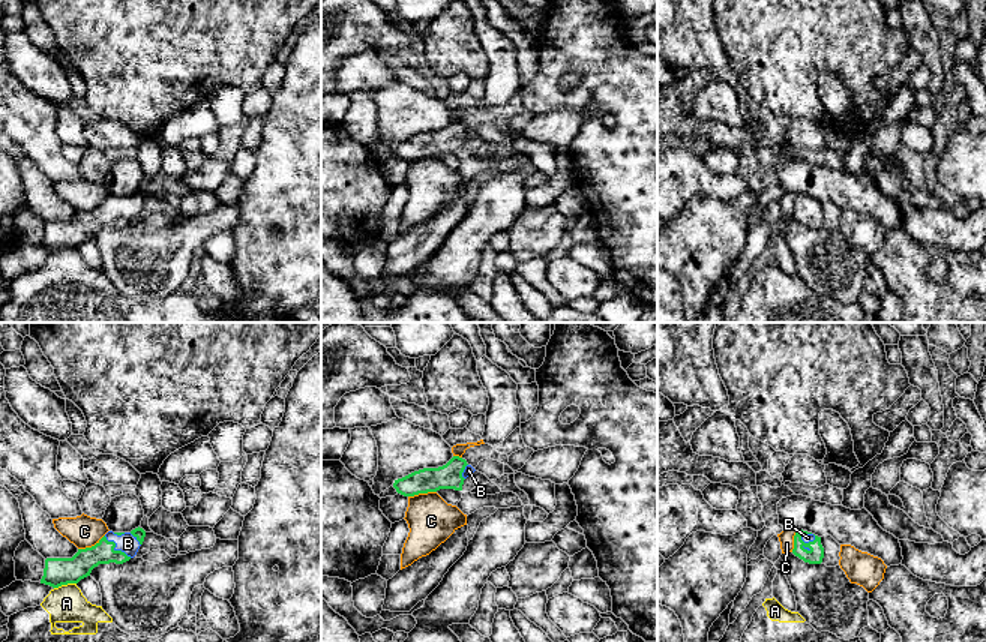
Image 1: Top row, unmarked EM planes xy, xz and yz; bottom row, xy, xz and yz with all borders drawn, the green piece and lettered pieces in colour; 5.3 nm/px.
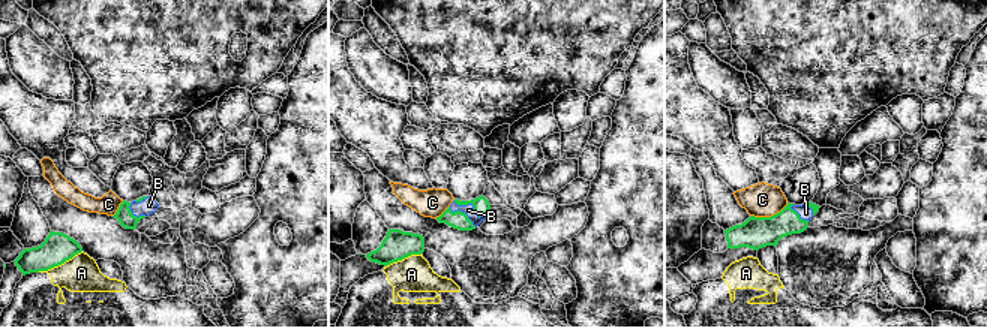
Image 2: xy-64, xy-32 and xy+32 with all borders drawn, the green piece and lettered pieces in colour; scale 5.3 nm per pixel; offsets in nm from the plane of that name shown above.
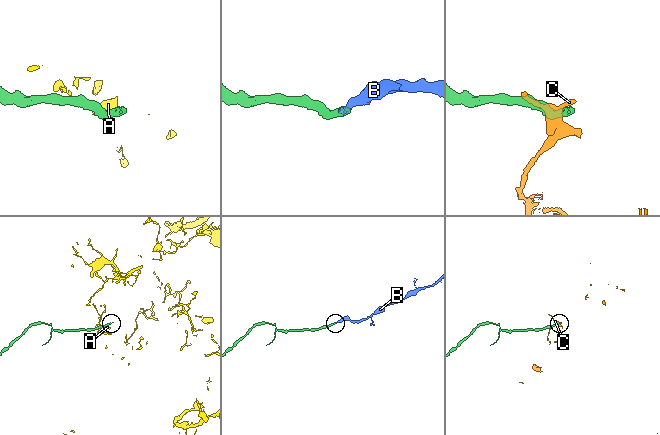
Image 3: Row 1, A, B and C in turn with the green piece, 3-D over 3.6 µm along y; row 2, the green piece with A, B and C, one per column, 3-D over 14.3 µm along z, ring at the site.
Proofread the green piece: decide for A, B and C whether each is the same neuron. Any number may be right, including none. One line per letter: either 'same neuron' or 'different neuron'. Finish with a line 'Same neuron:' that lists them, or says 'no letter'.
A: different neuron
B: same neuron
C: different neuron
Same neuron: B

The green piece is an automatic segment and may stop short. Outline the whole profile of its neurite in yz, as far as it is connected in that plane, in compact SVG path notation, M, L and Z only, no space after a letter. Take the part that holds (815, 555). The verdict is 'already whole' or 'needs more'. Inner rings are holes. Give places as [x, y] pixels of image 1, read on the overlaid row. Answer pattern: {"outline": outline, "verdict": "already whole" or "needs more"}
{"outline": "M797 531L794 536L792 554L809 564L821 564L824 558L824 548L821 537L807 531Z", "verdict": "needs more"}

